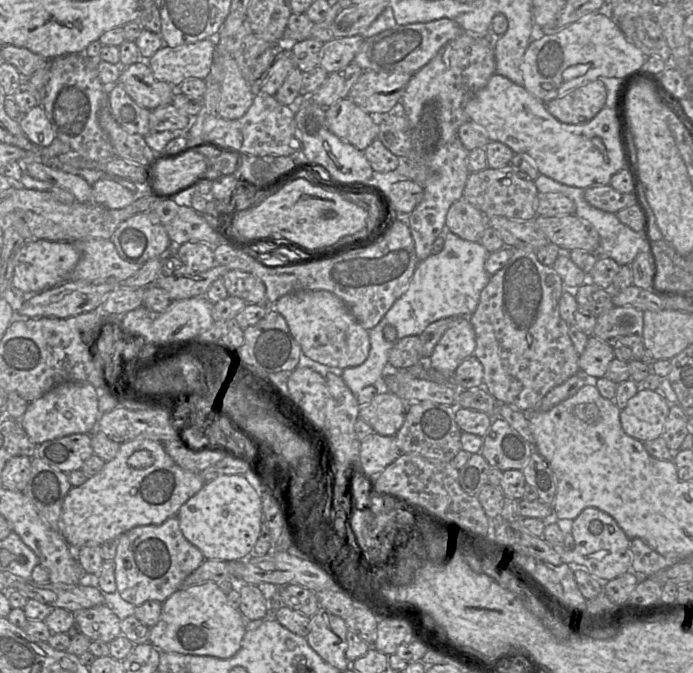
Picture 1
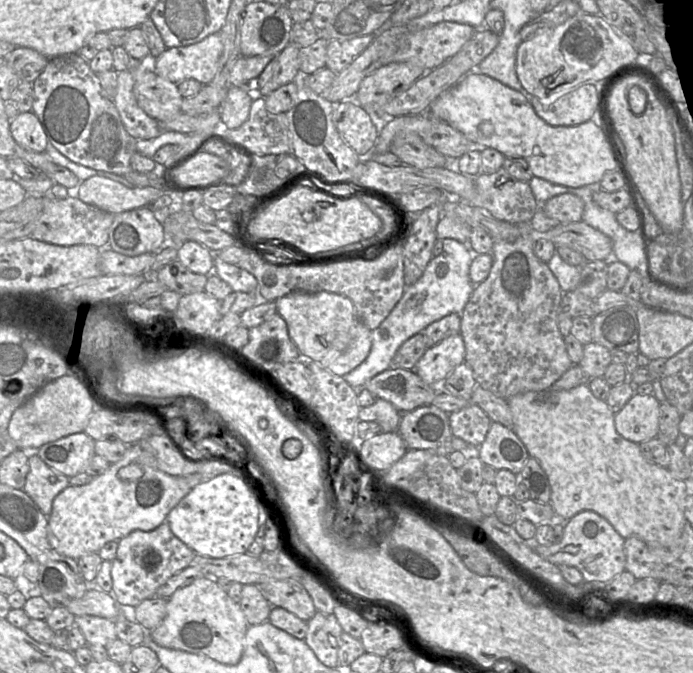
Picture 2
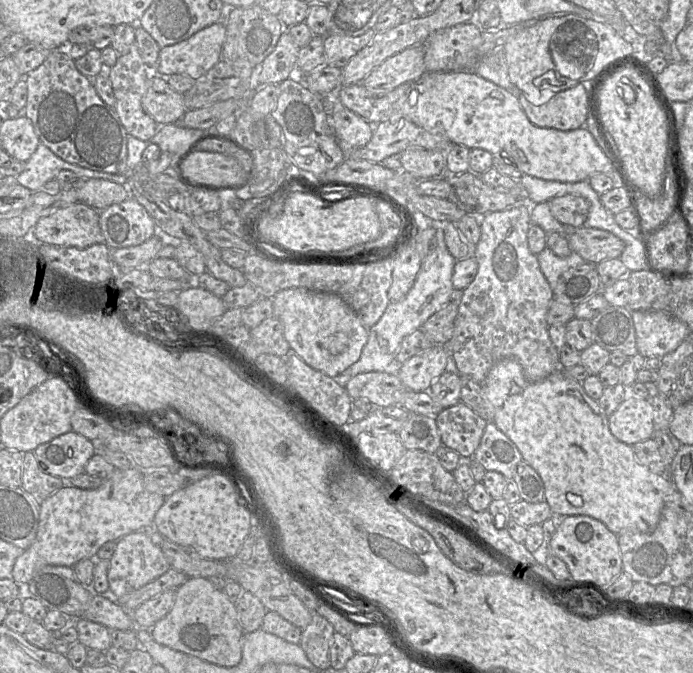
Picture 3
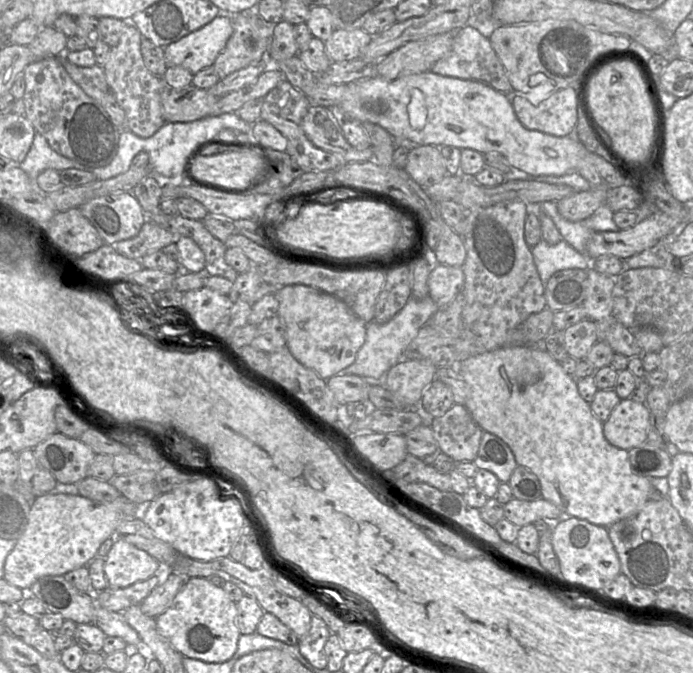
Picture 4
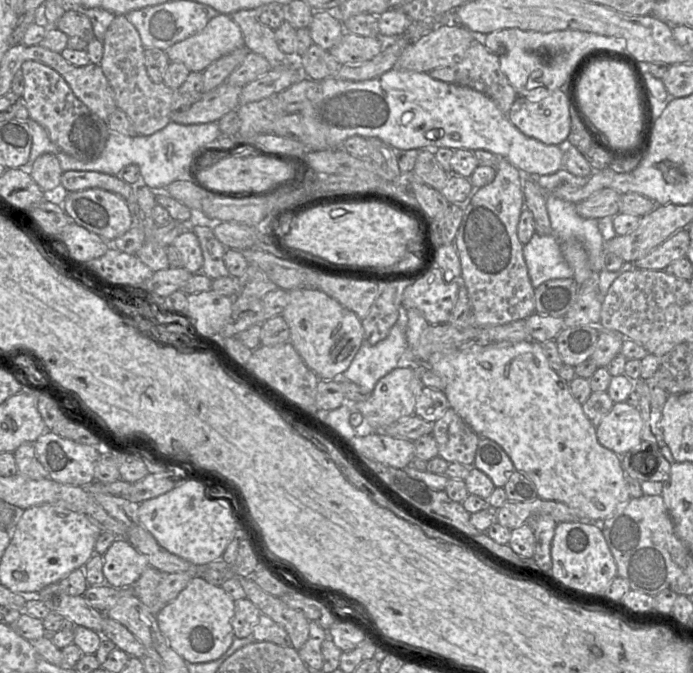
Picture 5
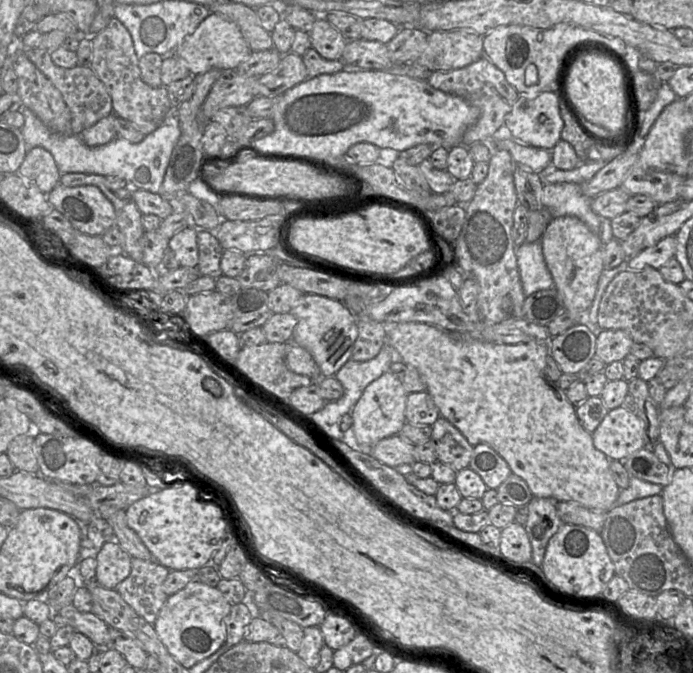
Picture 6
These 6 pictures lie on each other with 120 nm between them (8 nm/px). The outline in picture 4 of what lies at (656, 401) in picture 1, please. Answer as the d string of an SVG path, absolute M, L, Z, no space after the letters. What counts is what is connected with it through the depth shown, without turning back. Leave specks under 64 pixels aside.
M621 399L603 423L603 434L613 446L630 450L647 440L650 410L646 403Z

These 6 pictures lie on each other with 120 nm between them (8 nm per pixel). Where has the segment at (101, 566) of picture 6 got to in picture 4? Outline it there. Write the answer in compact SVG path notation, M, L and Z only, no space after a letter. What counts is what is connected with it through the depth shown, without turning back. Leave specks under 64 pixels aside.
M116 539L105 557L108 586L125 588L147 580L163 570L162 564L147 552L123 539Z

